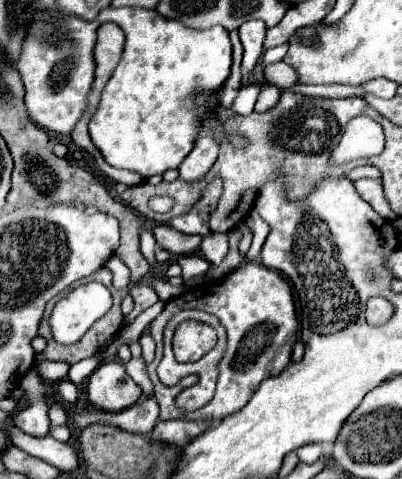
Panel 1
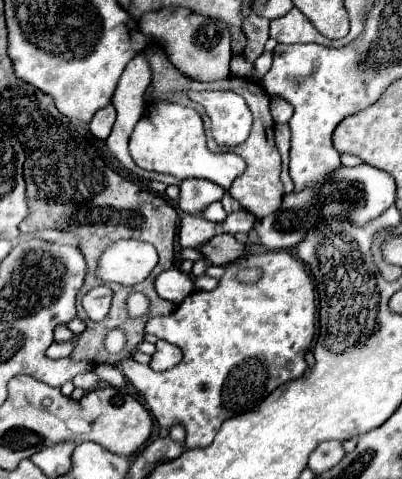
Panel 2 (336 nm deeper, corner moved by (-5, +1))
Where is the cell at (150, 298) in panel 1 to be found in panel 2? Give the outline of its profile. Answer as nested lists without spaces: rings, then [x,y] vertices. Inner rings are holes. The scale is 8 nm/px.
[[[169,268],[165,272],[161,272],[155,280],[155,292],[169,302],[183,302],[185,296],[189,296],[195,290],[191,276],[187,276],[185,272],[181,272],[179,268]]]

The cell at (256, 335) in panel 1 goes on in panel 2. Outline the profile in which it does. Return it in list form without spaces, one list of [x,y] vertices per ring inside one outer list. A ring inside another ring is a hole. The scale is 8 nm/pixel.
[[[263,252],[245,254],[243,258],[225,266],[225,274],[219,286],[211,292],[197,290],[189,294],[173,314],[149,318],[145,334],[157,334],[157,338],[175,344],[183,352],[183,360],[165,372],[153,372],[149,366],[139,366],[135,360],[123,360],[123,374],[143,394],[151,416],[161,428],[169,428],[175,422],[185,426],[185,448],[205,448],[213,442],[219,426],[237,414],[243,414],[263,402],[277,386],[303,376],[307,370],[305,352],[311,346],[315,334],[316,293],[315,284],[305,272],[303,262],[287,252]],[[257,266],[263,270],[263,278],[257,284],[239,284],[235,274],[241,268]]]

